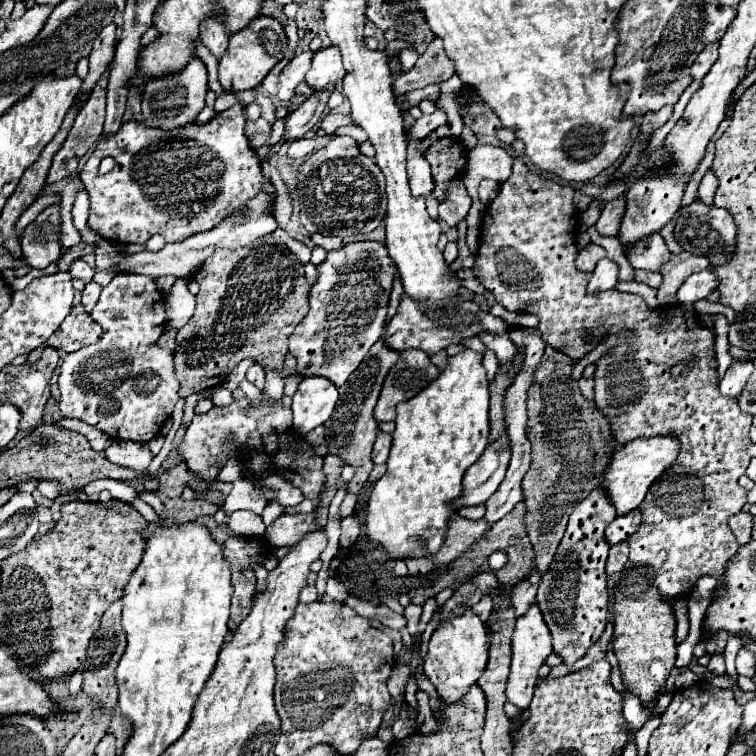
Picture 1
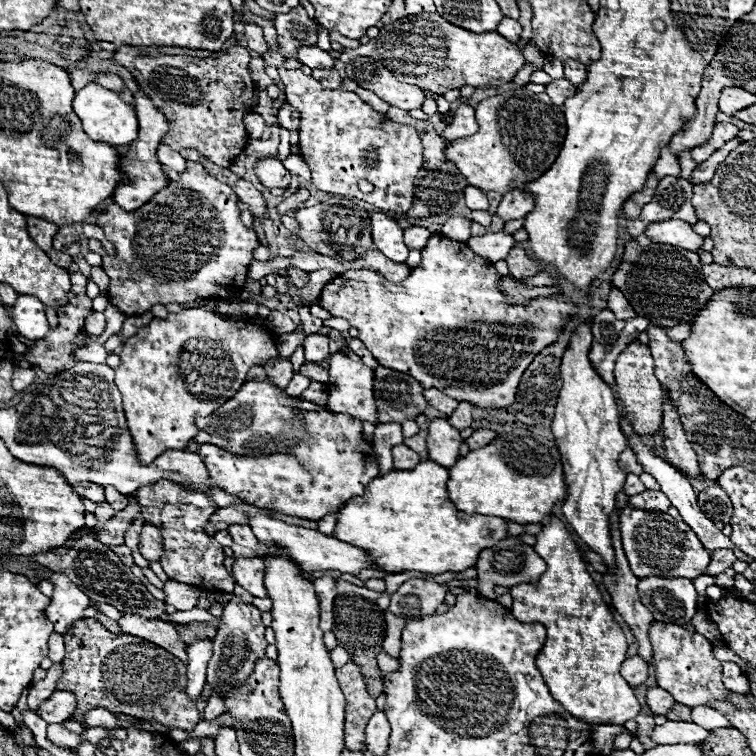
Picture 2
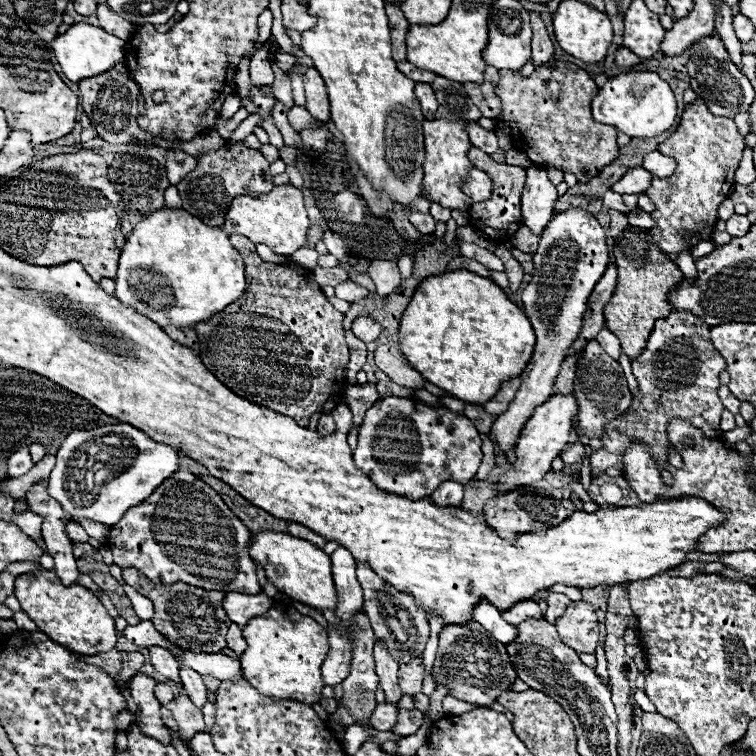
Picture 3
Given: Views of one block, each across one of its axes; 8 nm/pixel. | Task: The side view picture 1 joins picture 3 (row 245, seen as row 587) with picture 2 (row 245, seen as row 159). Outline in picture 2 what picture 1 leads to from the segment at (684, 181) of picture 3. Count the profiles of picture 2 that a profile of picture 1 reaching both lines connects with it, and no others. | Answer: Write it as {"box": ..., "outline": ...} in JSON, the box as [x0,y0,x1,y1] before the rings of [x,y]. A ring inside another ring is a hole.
{"box":[506,244,542,280],"outline":[[[516,244],[516,246],[510,250],[510,254],[506,256],[506,262],[508,262],[510,274],[512,274],[516,280],[530,278],[530,276],[534,276],[536,272],[542,270],[536,262],[532,262],[532,260],[528,258],[528,254],[526,254],[524,248],[522,248],[522,244]]]}

